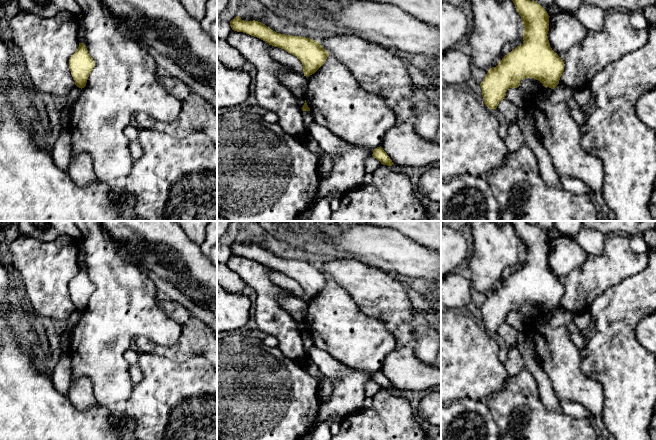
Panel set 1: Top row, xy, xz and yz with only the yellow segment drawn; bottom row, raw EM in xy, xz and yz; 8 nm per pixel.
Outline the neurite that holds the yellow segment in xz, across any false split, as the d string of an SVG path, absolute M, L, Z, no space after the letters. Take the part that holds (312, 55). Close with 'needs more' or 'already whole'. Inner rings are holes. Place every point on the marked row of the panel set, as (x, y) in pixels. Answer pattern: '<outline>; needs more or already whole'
M237 16L230 21L232 30L257 37L269 45L296 56L303 65L304 76L314 74L326 61L328 52L318 41L301 36L277 33L258 21L244 21Z; already whole

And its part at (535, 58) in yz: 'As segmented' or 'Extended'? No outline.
As segmented

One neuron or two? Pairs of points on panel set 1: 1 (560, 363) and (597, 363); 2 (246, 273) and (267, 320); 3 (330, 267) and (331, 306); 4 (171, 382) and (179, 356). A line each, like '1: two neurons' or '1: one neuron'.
1: two neurons
2: one neuron
3: two neurons
4: two neurons

